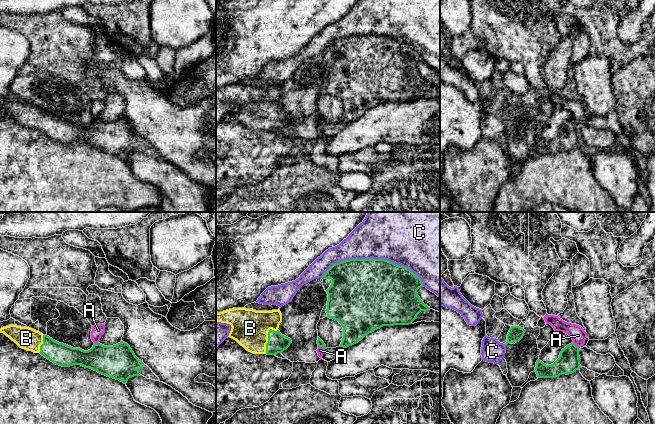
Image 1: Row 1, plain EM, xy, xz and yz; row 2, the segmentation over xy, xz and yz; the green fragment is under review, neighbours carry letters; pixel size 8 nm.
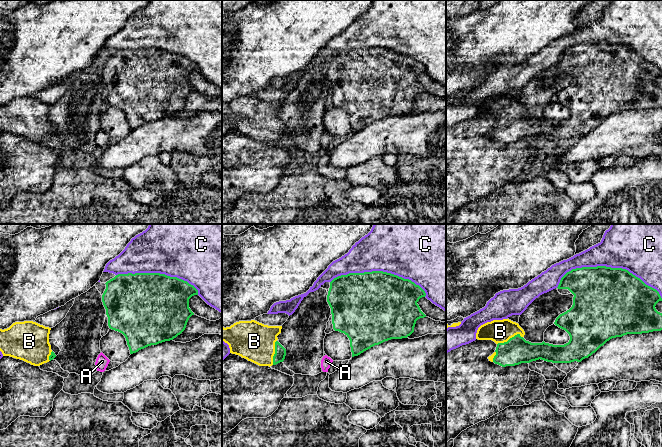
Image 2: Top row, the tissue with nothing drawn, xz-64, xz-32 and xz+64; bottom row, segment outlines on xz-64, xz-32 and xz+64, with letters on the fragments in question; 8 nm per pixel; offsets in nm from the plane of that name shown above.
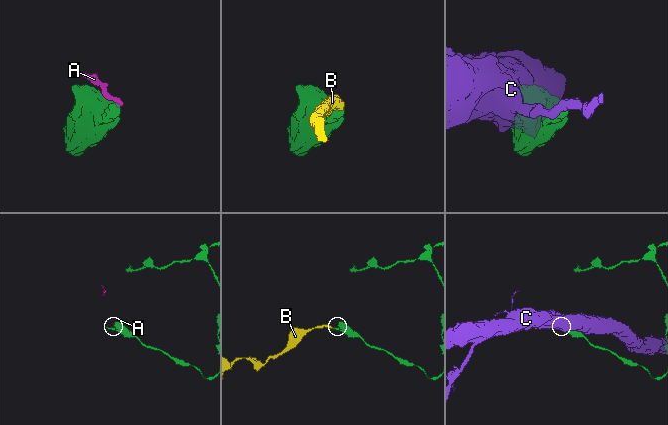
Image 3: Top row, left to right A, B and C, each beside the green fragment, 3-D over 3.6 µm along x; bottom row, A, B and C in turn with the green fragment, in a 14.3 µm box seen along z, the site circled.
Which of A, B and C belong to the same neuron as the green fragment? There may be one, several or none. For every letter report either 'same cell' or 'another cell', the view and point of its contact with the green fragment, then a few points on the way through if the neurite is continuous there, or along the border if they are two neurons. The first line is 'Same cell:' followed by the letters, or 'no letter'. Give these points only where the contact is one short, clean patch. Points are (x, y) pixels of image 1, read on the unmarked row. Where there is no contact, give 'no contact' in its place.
Same cell: B
A: another cell | yz (575, 121) | along yz (573, 118), (578, 123)
B: same cell | xz (268, 114) | across xz (277, 119), (272, 118), (268, 114), (250, 104)
C: another cell | xz (374, 35)

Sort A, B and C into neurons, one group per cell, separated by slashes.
A / B / C

